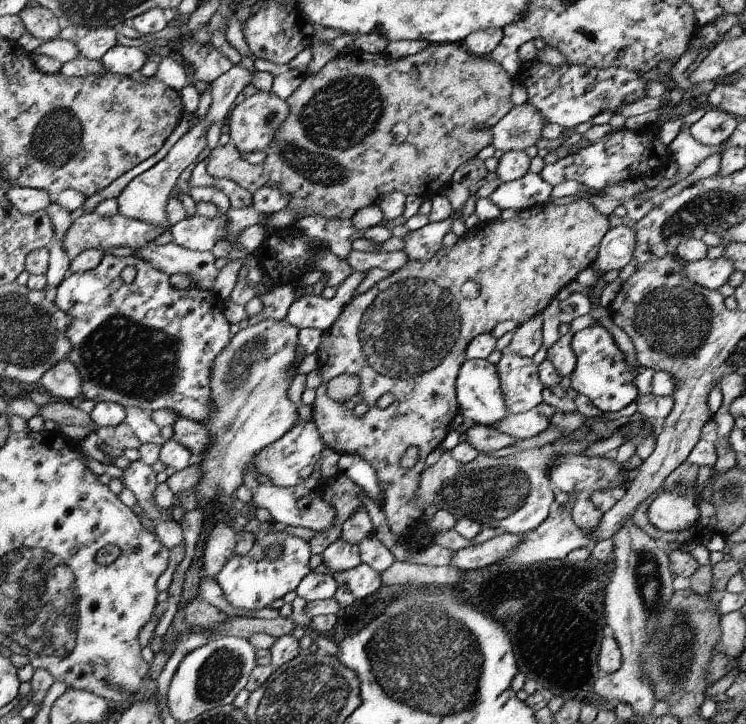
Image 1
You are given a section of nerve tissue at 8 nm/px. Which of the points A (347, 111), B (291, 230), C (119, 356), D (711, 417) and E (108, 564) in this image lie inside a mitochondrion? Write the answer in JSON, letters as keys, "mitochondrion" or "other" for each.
{"A":"mitochondrion","B":"other","C":"mitochondrion","D":"other","E":"other"}

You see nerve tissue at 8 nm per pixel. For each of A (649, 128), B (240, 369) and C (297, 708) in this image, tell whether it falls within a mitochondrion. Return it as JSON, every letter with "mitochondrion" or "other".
{"A":"other","B":"mitochondrion","C":"mitochondrion"}

